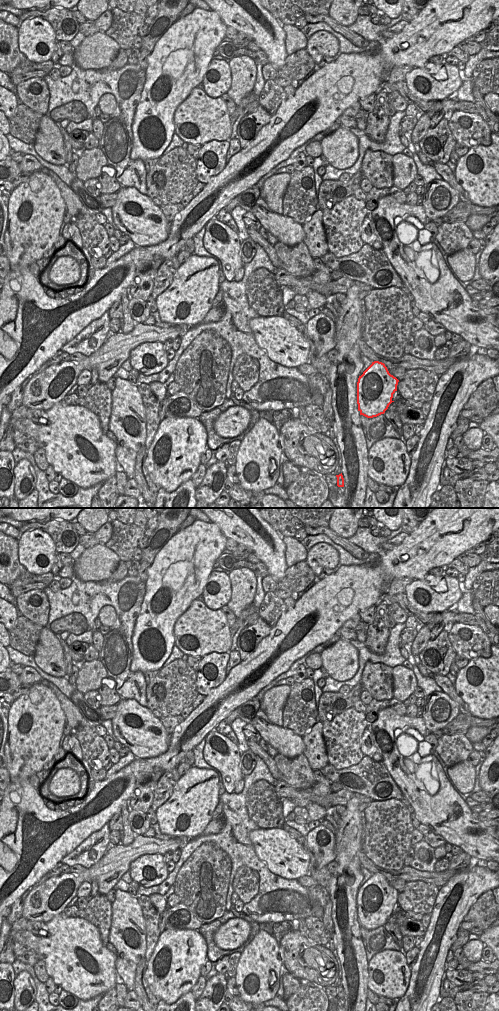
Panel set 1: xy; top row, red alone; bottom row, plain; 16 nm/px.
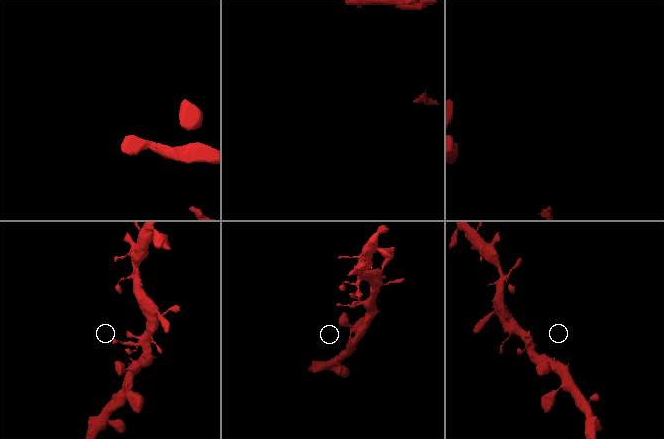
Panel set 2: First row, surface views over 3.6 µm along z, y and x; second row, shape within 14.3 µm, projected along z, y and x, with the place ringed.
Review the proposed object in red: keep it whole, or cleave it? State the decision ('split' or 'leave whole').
leave whole

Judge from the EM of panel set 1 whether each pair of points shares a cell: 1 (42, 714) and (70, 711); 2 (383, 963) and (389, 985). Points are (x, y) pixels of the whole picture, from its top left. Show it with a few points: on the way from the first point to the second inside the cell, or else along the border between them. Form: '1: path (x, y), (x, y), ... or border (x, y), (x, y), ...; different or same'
1: border (52, 692), (57, 698), (66, 719); different
2: path (388, 968), (389, 980); same

